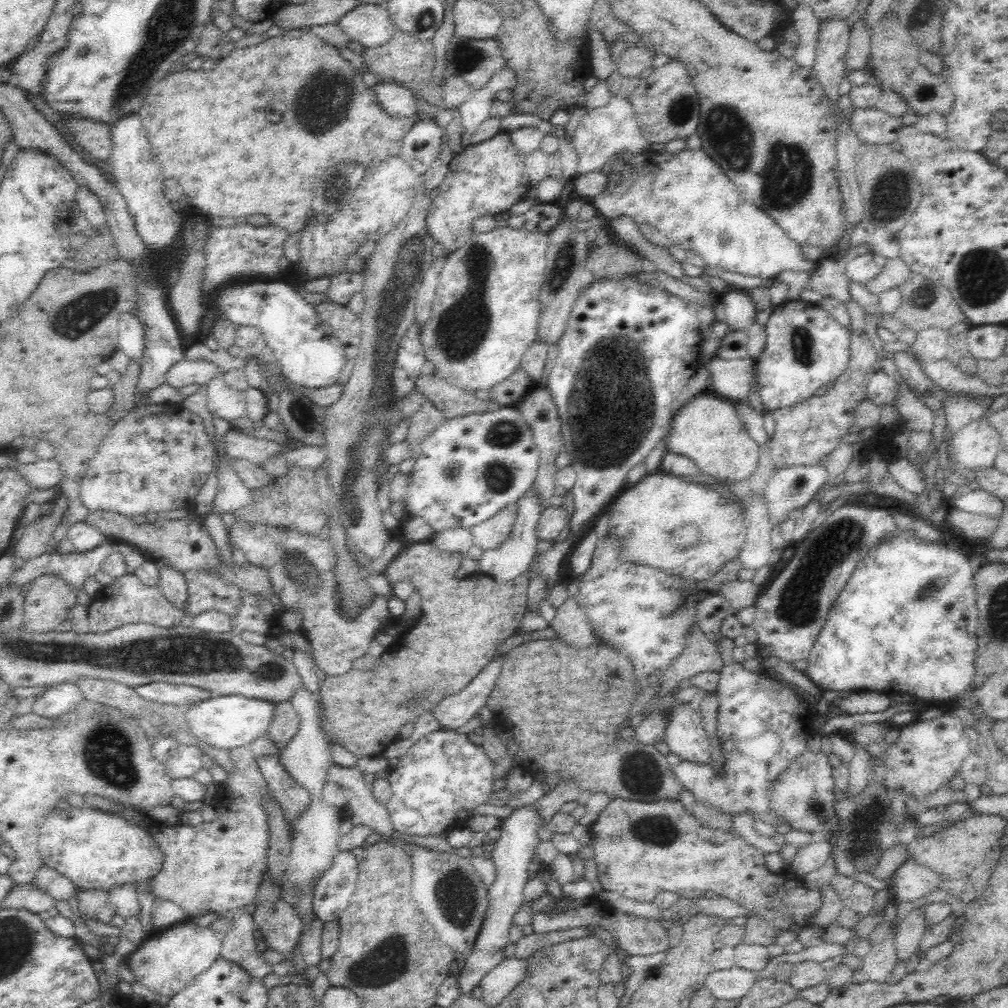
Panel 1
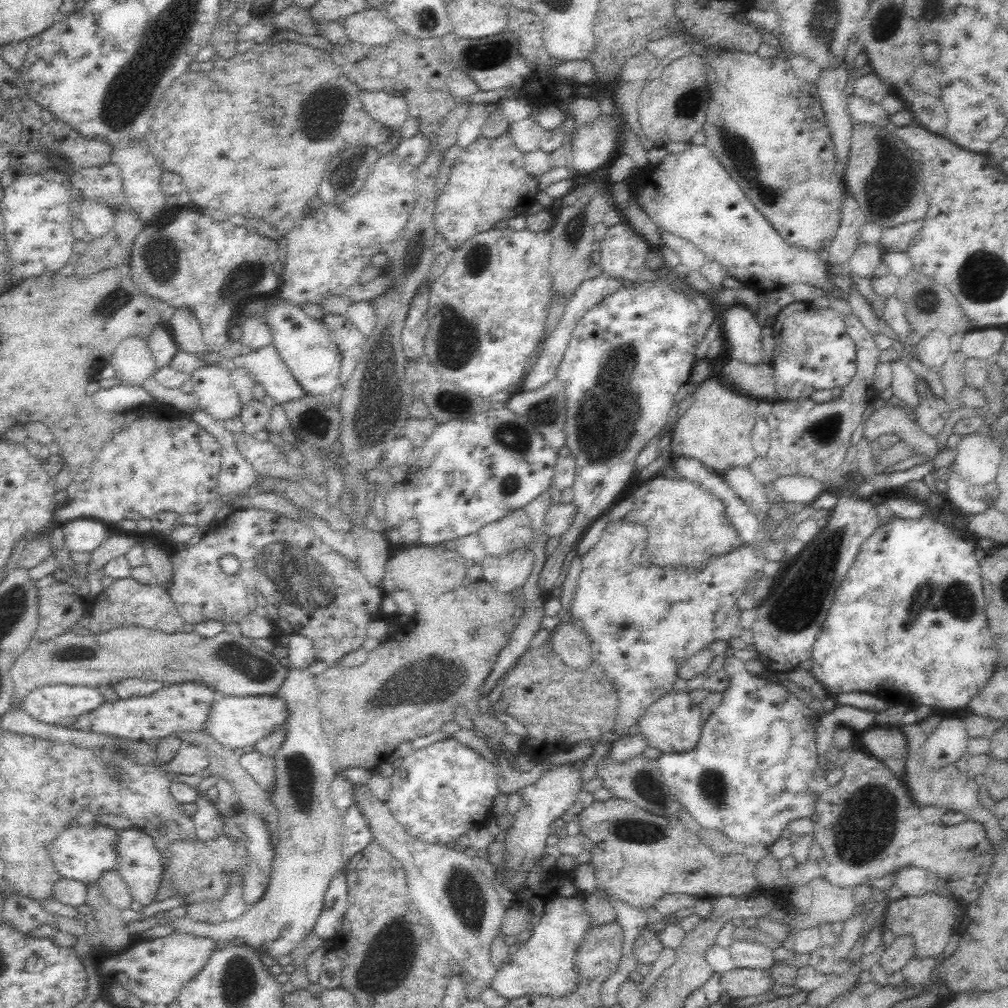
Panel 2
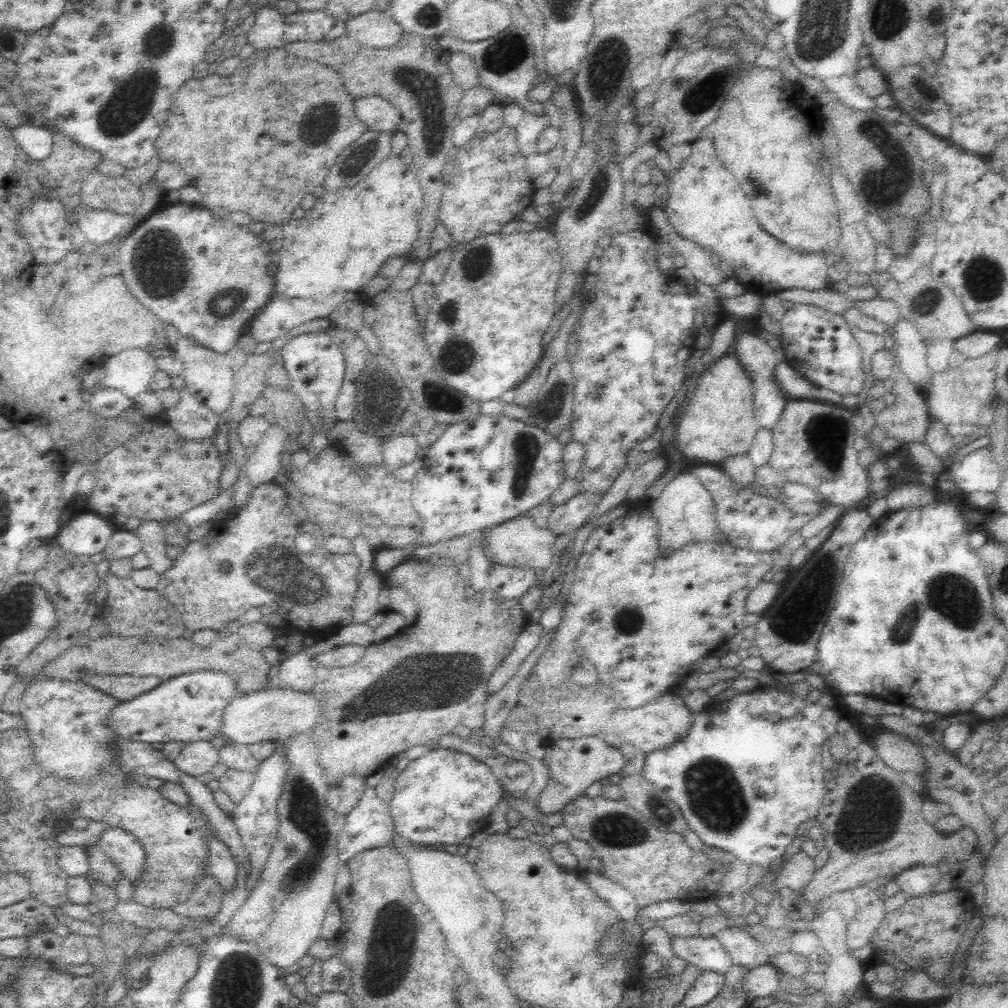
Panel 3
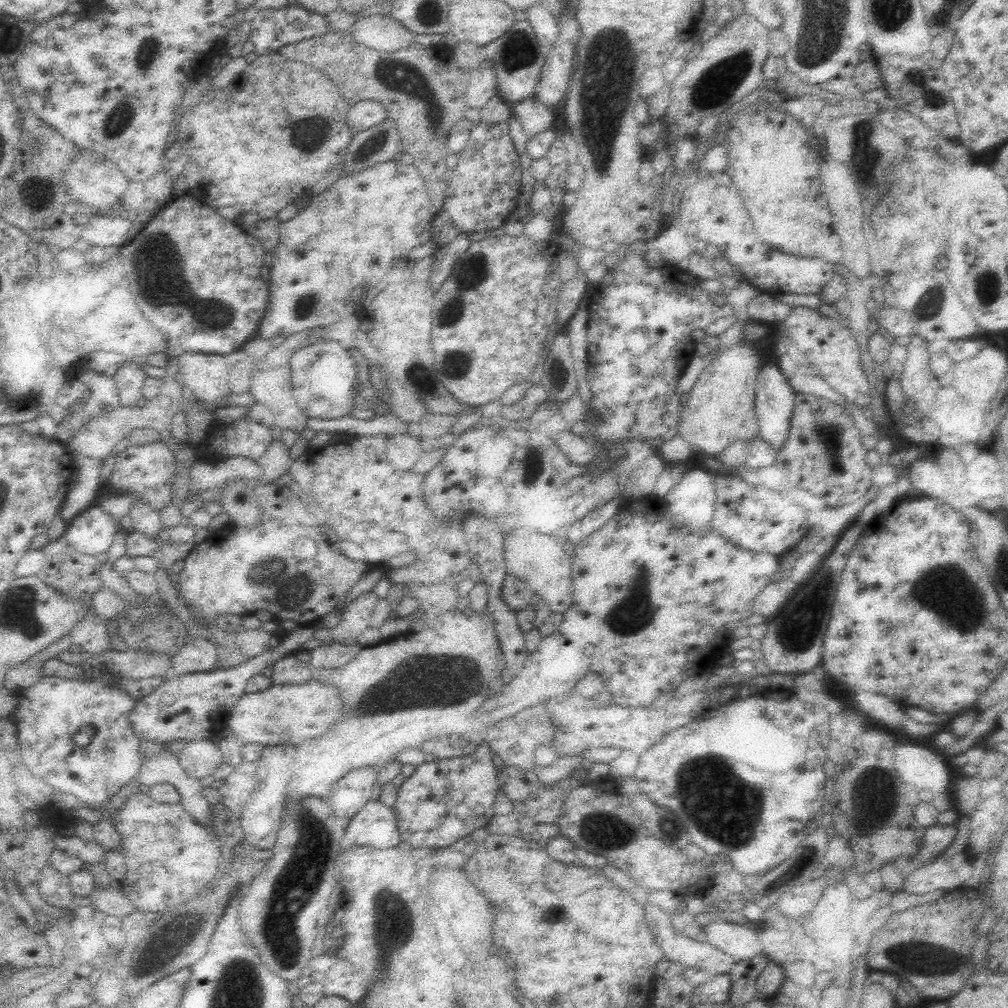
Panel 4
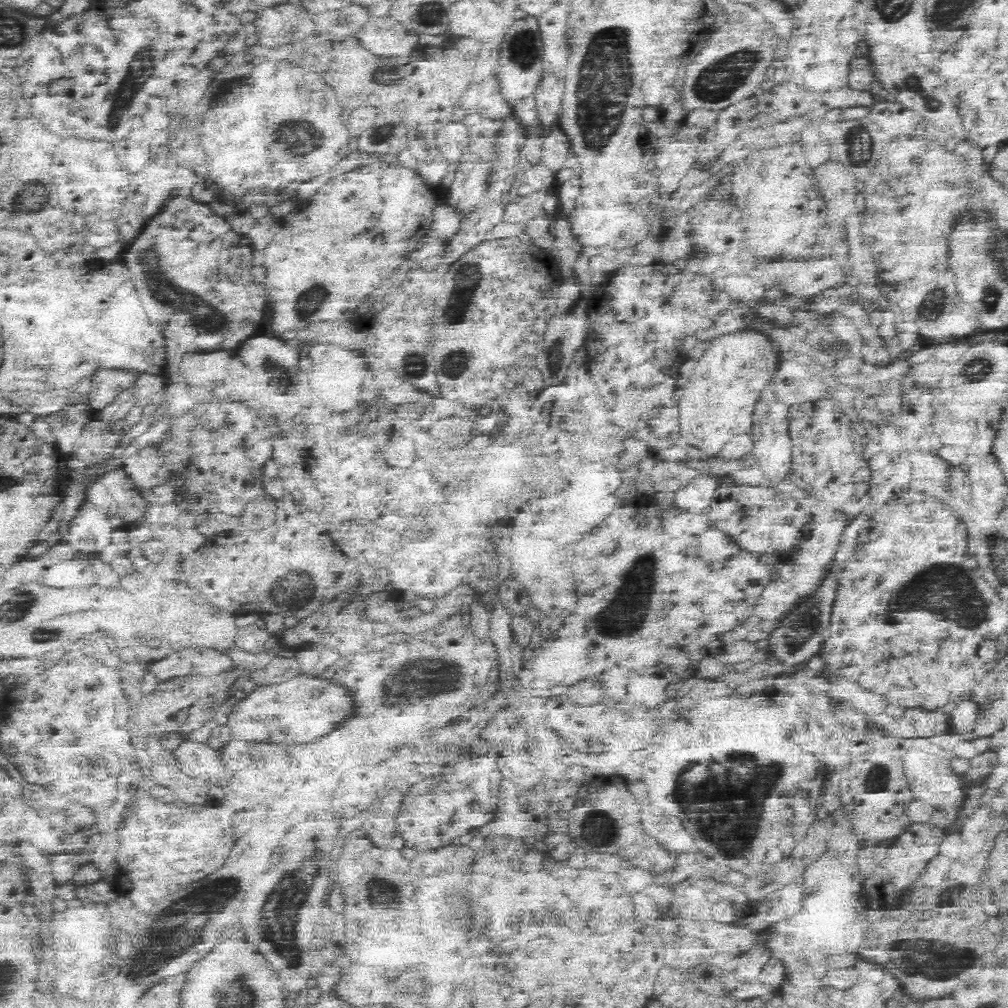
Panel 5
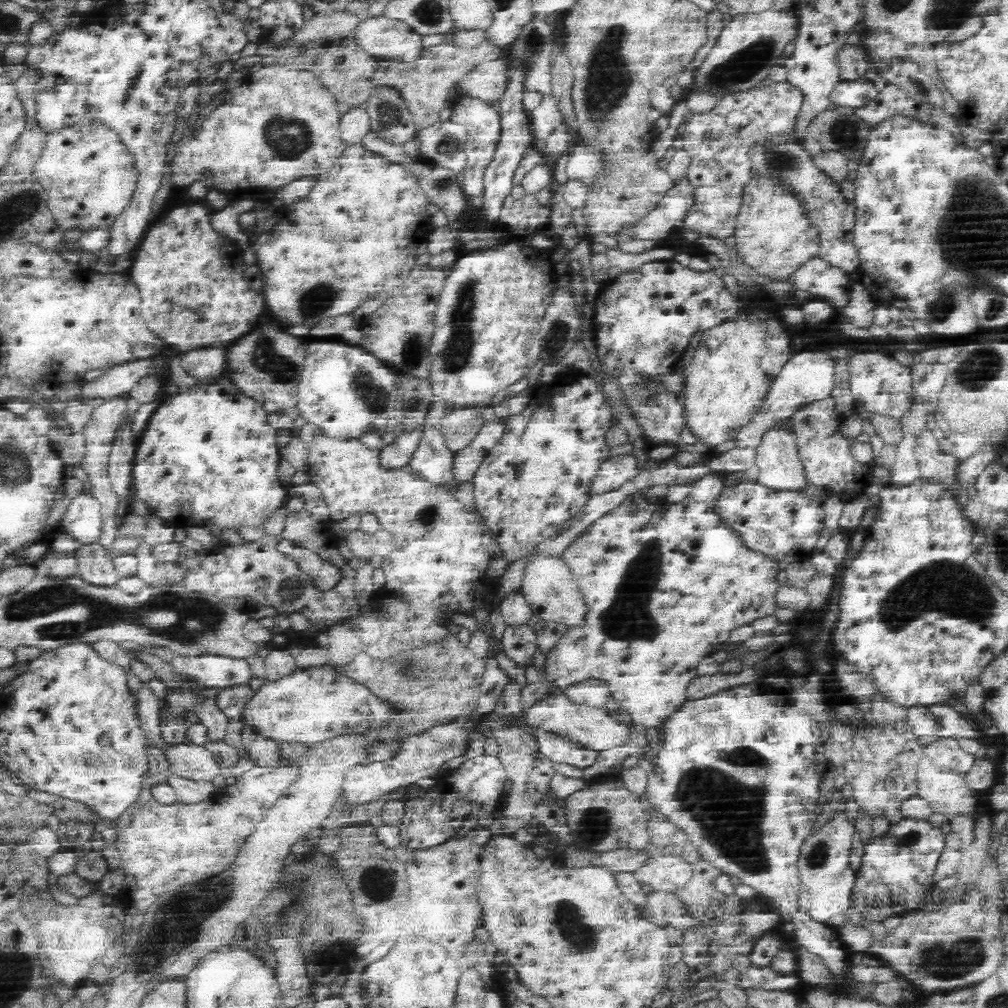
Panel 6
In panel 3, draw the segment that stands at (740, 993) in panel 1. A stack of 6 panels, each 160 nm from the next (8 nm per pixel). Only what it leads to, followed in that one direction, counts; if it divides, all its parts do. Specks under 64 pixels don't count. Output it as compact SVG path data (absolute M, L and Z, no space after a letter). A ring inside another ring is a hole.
M772 964L753 968L744 978L744 991L750 1000L772 996L779 991L779 972Z

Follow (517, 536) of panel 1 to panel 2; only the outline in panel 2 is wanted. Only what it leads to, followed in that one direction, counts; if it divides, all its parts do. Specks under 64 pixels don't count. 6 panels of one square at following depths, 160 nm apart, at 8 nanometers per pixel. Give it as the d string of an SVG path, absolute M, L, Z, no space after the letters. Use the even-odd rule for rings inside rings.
M530 549L512 551L501 557L487 554L481 562L482 580L500 594L516 591L526 584L533 569L534 557Z

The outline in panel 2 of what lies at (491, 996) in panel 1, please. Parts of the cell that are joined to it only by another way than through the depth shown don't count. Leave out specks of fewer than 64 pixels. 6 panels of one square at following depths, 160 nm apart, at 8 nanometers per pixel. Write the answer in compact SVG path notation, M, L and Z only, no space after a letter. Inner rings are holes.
M497 837L495 842L488 846L487 851L486 861L496 867L500 885L514 894L514 904L527 906L532 912L529 927L526 928L531 931L530 937L520 948L512 950L508 961L501 966L500 972L492 982L492 989L507 999L526 995L565 997L574 994L580 984L580 975L575 969L575 956L585 934L594 927L592 917L584 904L585 894L574 882L567 880L563 873L544 871L542 860L546 856L537 858L532 871L520 887L512 887L508 883L510 873L504 858L506 845L501 837Z

